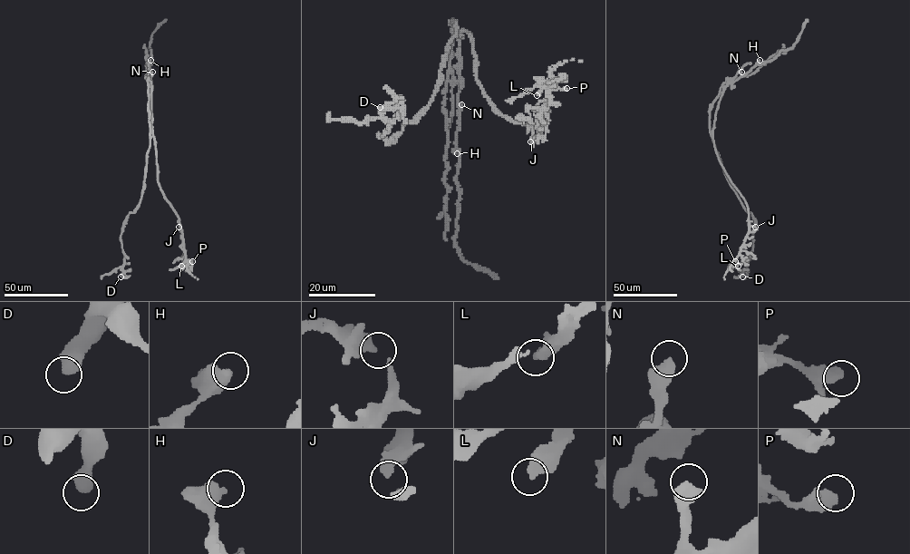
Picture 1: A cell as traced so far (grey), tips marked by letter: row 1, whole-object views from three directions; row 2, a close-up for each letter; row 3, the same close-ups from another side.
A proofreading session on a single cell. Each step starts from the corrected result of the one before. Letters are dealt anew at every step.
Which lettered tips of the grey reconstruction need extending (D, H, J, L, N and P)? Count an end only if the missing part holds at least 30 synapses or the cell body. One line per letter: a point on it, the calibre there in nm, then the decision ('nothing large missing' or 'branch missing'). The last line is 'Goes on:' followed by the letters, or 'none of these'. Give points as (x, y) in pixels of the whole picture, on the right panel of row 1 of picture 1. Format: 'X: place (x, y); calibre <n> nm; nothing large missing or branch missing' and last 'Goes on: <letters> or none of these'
D: place (742, 276); calibre 550 nm; nothing large missing
H: place (759, 60); calibre 550 nm; nothing large missing
J: place (755, 227); calibre 360 nm; nothing large missing
L: place (738, 266); calibre 280 nm; nothing large missing
N: place (741, 72); calibre 550 nm; nothing large missing
P: place (735, 261); calibre 320 nm; branch missing
Goes on: P

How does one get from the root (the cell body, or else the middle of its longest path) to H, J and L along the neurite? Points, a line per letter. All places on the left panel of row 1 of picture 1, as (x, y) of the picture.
H: (149, 81), (150, 60)
J: (149, 81), (151, 83), (151, 129), (157, 181), (177, 215), (179, 227)
L: (149, 81), (151, 83), (151, 129), (157, 181), (179, 218), (185, 257), (181, 266)

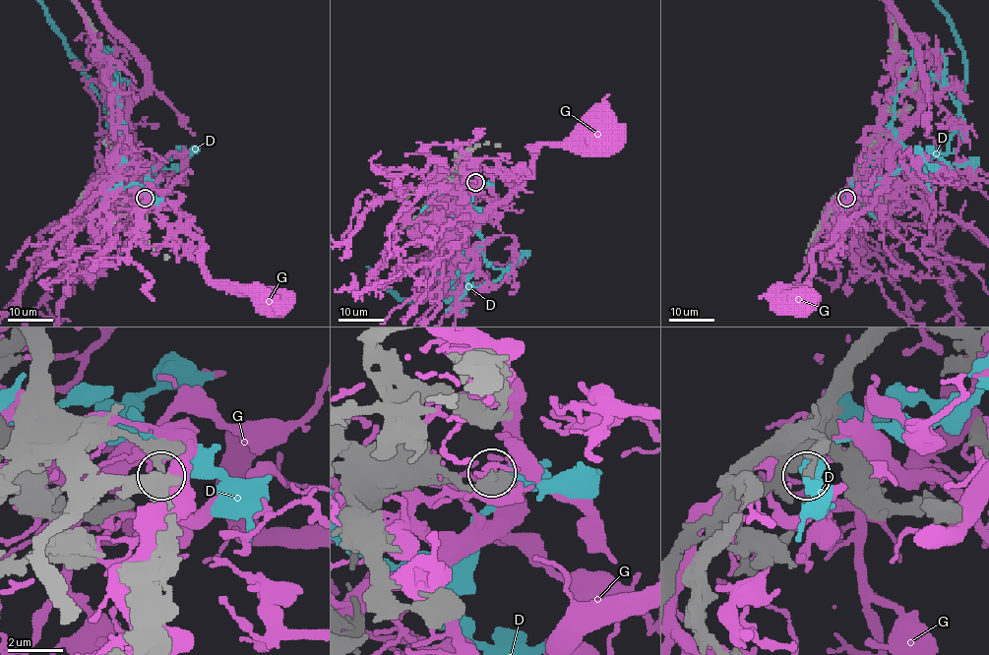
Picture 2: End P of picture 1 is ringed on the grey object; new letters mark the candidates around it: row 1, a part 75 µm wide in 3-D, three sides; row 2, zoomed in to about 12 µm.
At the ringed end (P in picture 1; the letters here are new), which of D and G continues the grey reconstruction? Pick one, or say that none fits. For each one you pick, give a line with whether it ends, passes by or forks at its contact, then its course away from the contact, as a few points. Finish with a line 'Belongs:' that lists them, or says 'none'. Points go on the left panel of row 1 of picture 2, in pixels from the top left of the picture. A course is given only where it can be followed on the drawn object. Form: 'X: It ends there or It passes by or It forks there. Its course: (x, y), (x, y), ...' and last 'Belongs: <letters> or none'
Belongs: none

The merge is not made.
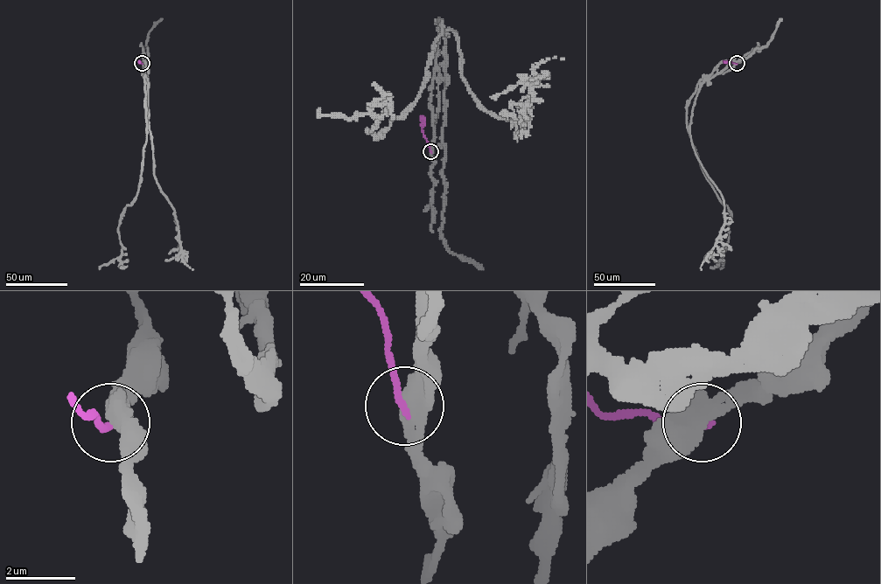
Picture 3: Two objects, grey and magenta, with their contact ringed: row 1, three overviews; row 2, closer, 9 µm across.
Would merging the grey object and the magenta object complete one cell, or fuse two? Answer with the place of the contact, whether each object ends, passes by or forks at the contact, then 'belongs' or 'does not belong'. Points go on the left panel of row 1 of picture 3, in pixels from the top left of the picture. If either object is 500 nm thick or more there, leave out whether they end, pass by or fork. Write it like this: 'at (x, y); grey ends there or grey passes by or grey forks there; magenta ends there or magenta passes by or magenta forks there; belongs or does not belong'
at (142, 63); does not belong

